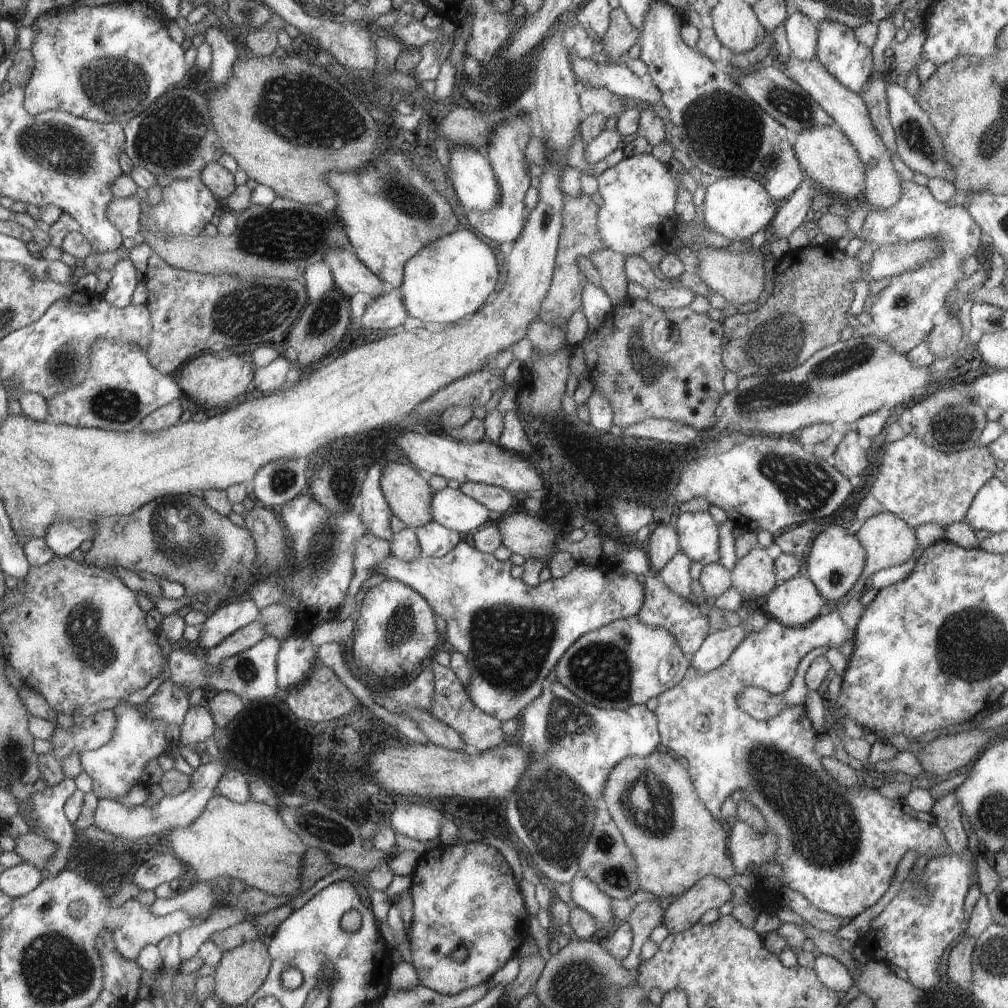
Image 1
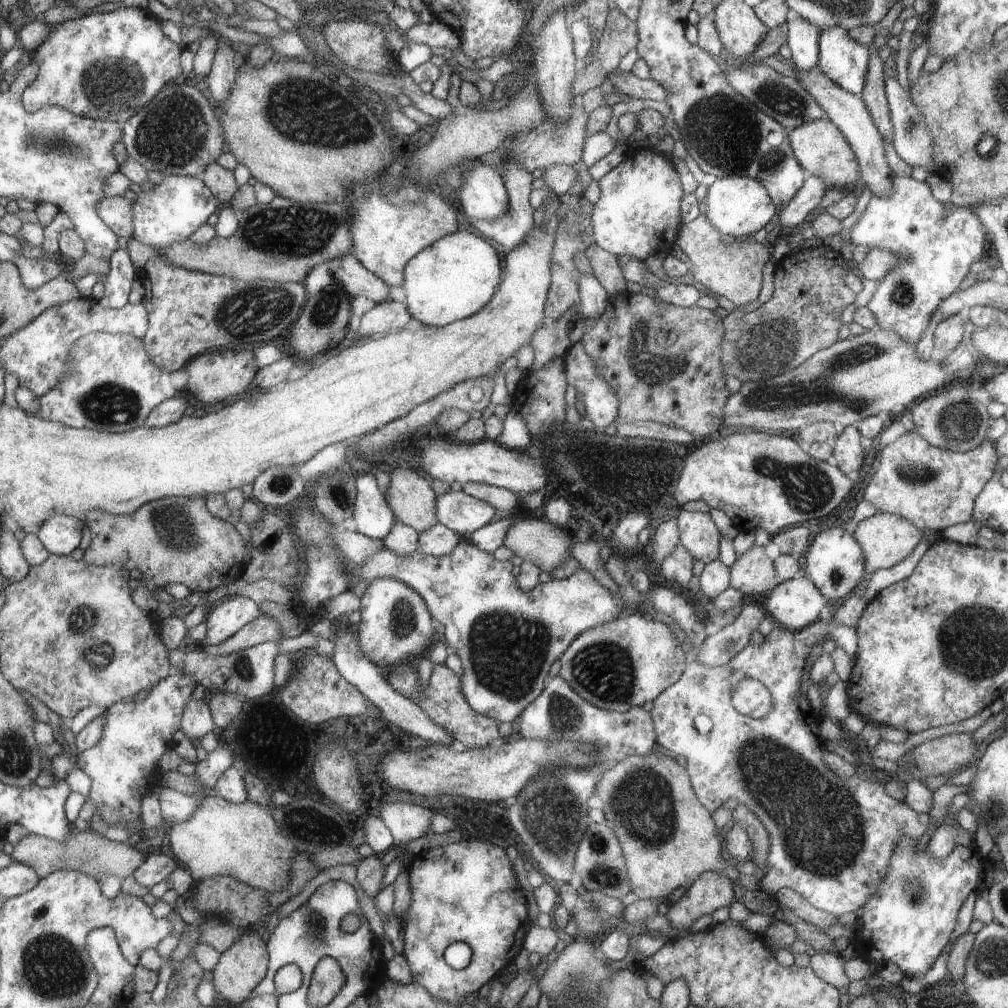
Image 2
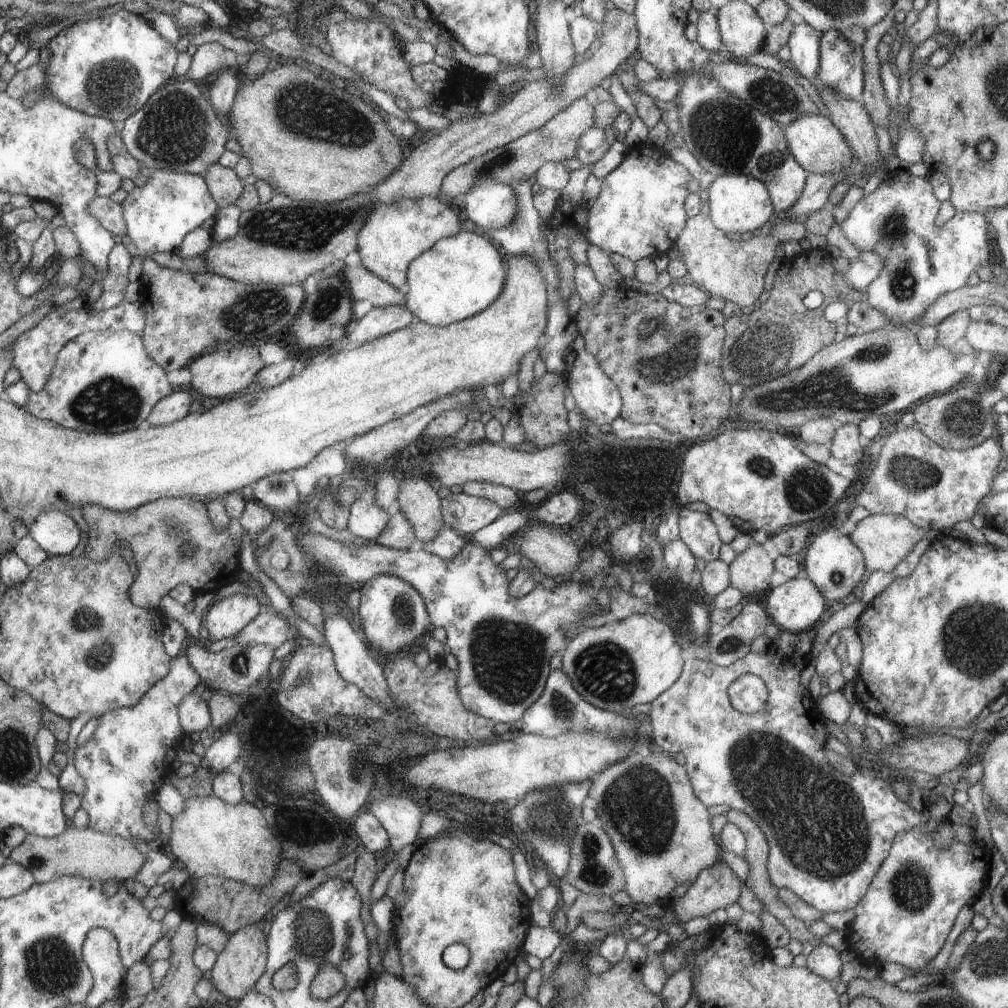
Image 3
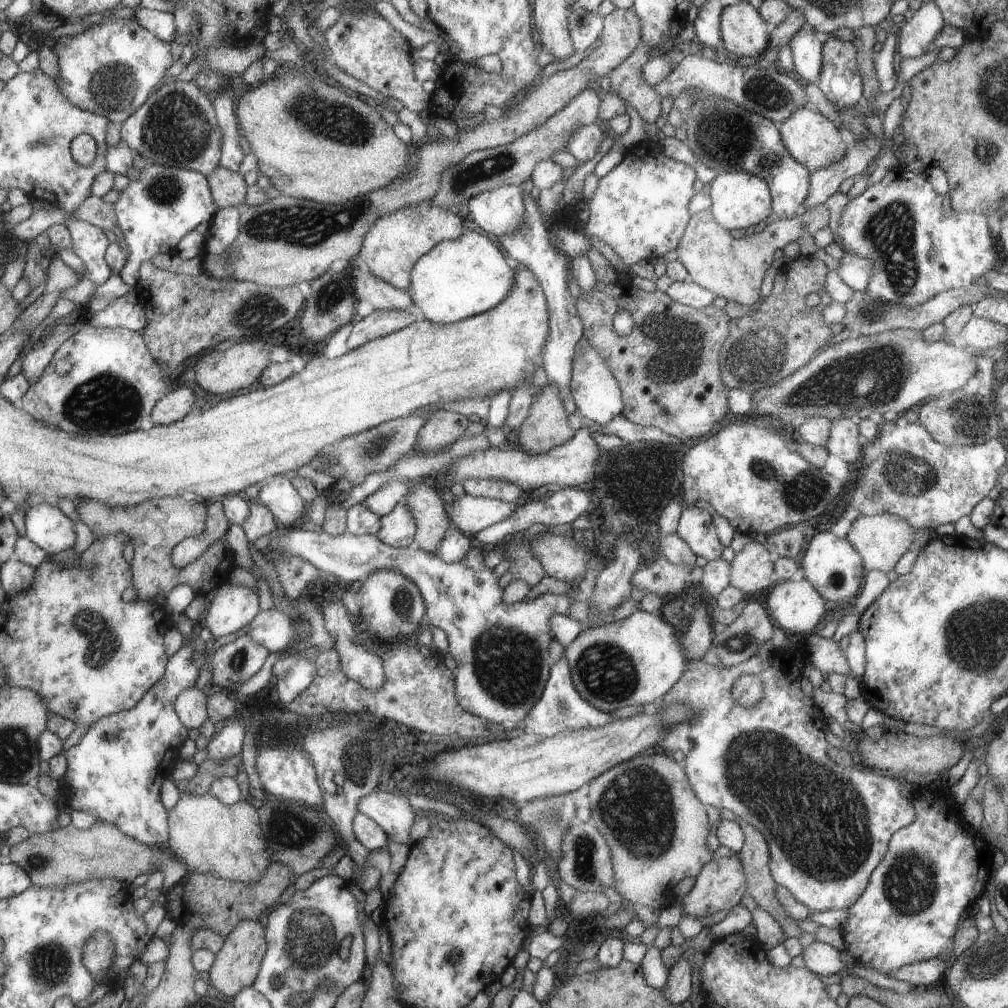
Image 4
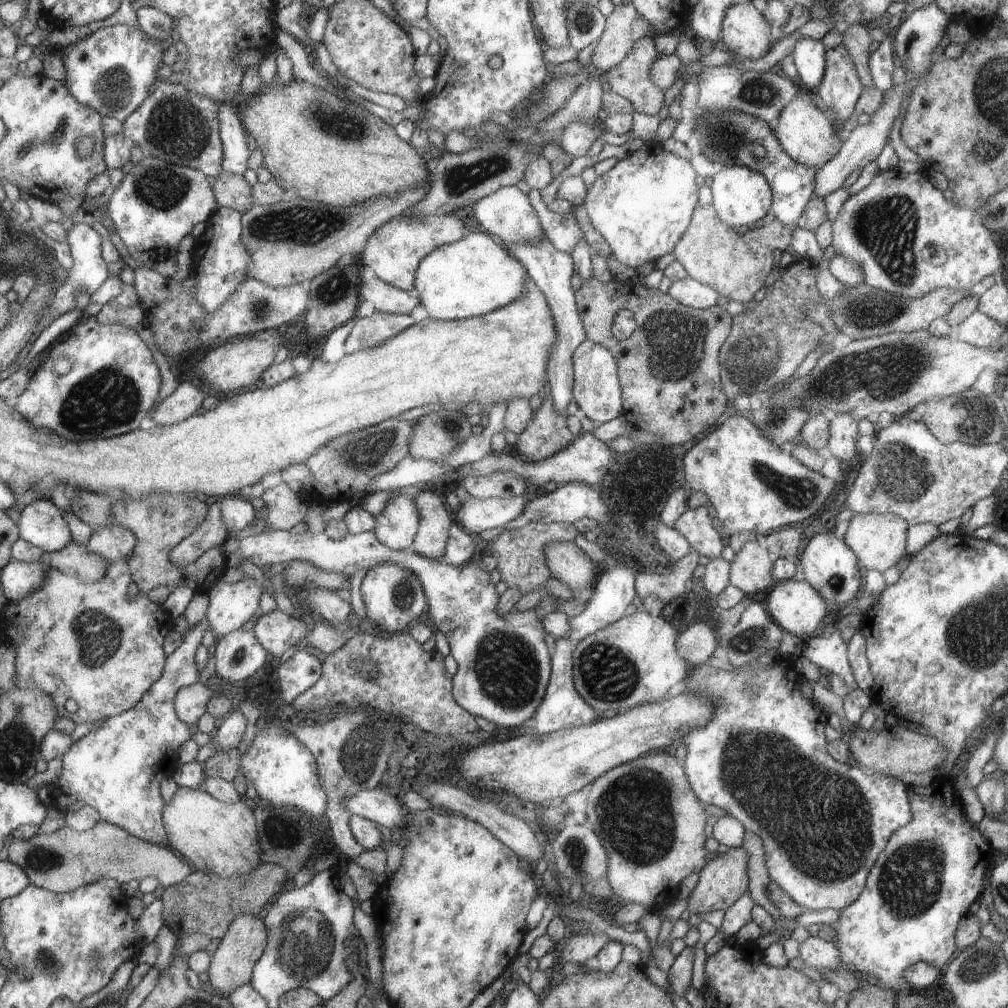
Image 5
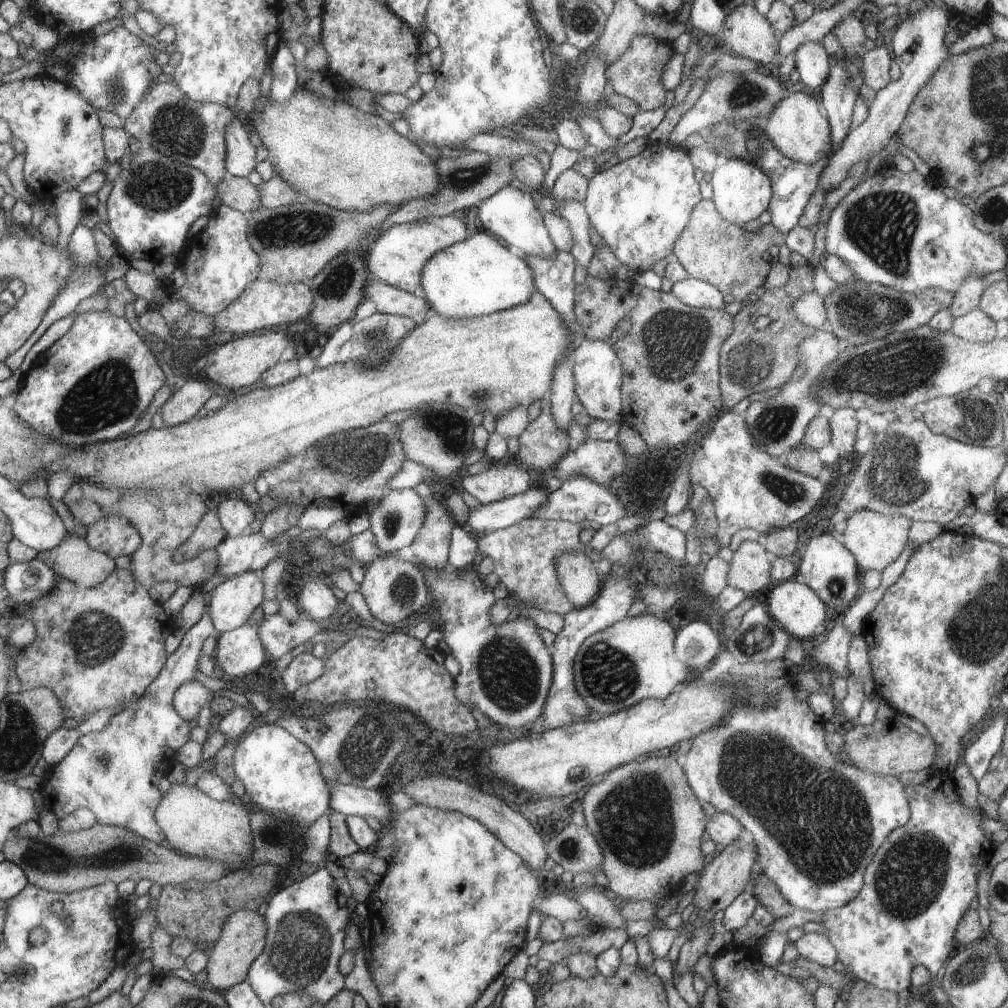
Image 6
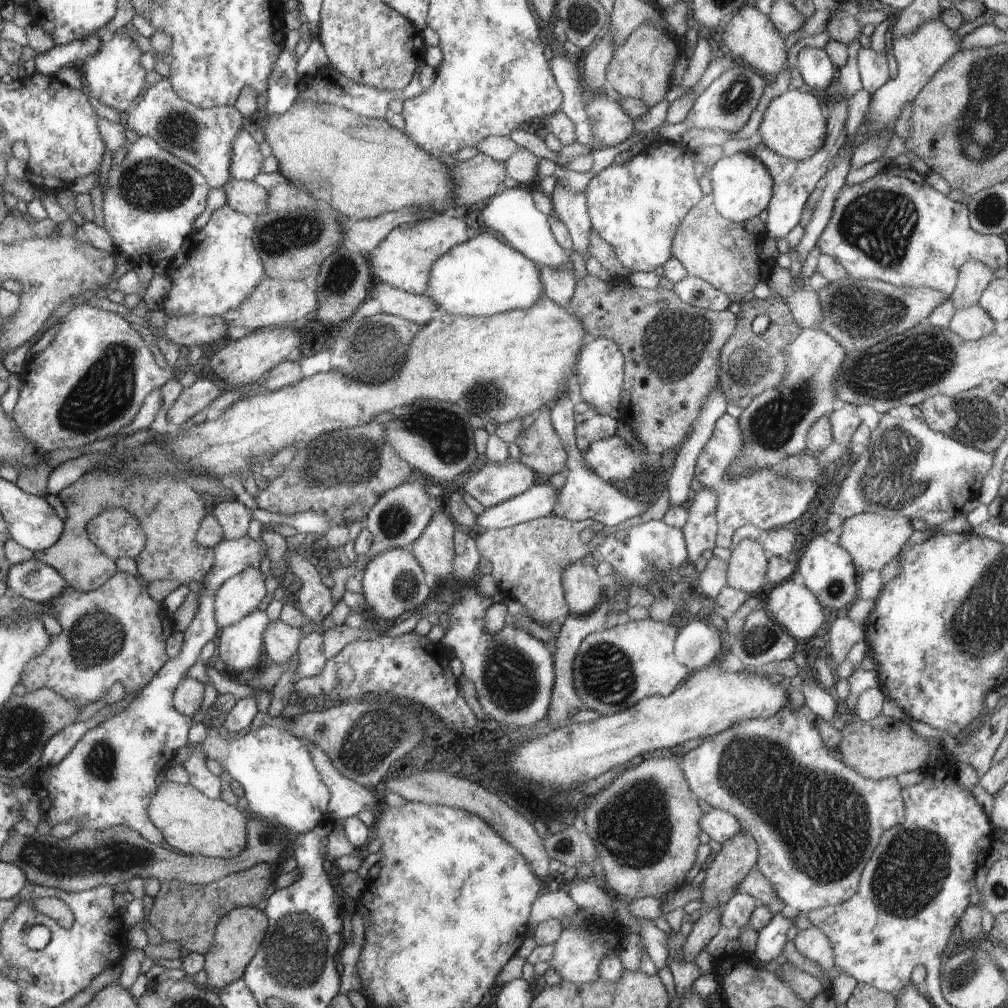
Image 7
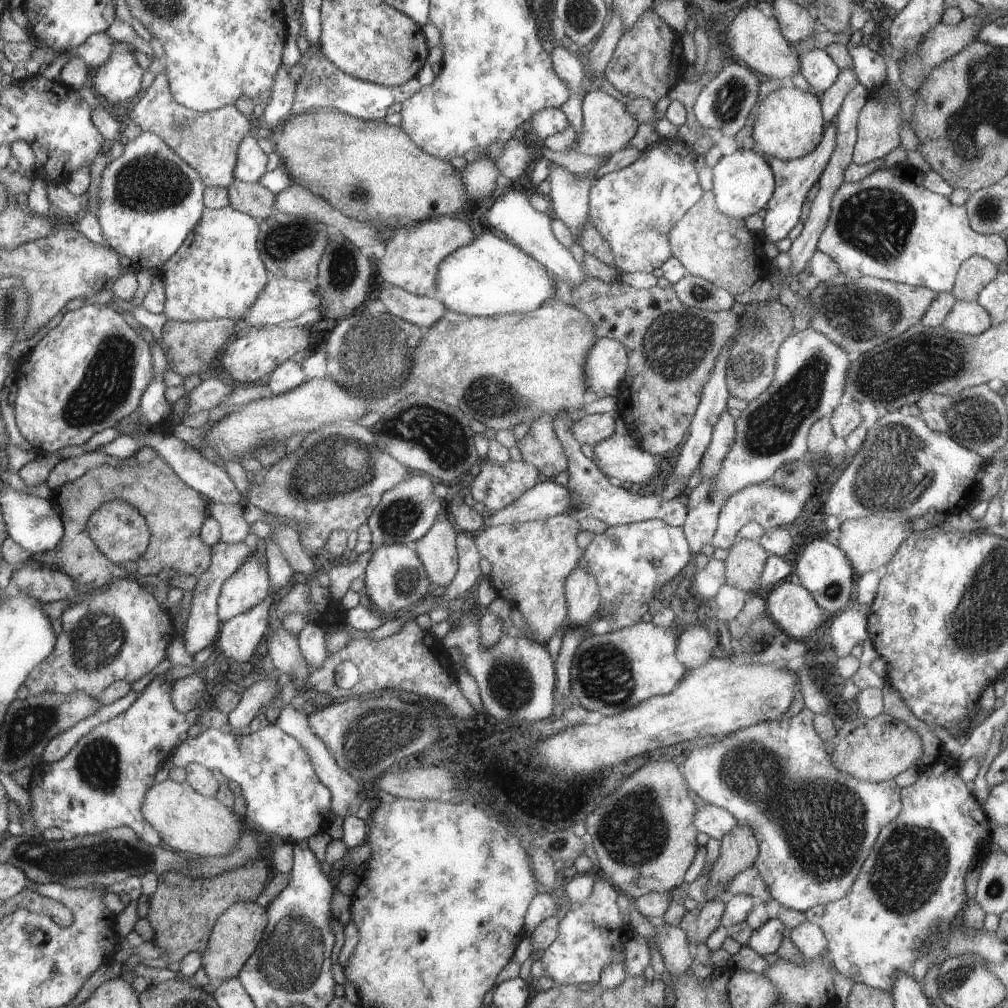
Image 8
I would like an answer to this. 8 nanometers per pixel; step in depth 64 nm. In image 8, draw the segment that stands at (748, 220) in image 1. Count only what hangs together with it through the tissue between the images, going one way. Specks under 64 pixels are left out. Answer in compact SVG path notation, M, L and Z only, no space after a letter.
M738 149L734 154L724 155L712 168L713 190L717 207L727 217L744 220L756 214L773 198L774 177L771 166L762 158L757 149Z

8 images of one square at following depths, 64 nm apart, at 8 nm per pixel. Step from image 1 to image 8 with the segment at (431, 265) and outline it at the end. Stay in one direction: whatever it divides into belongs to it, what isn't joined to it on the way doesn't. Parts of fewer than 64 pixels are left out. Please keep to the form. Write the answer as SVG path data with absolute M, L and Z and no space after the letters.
M486 229L469 245L448 256L437 272L433 297L452 312L473 317L500 316L536 311L556 294L556 278L536 258Z

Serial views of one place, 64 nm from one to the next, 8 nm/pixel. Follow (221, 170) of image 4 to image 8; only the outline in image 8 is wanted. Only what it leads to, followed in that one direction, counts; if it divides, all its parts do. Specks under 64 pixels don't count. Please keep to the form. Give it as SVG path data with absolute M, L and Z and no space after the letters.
M234 181L227 189L229 204L238 212L261 220L272 215L275 210L275 194L258 183Z

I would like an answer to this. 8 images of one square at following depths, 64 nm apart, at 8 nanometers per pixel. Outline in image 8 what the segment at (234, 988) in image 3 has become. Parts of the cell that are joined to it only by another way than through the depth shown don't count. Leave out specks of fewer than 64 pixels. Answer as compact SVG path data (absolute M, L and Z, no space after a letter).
M256 902L234 903L223 915L218 917L213 926L208 946L201 953L204 970L215 989L220 986L221 982L240 976L242 967L260 946L268 922L266 908L260 908Z

